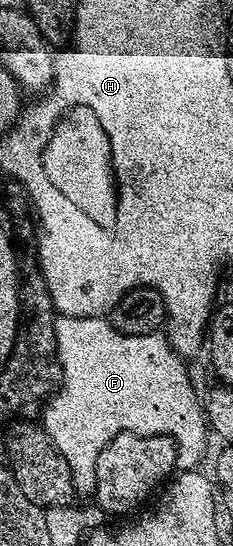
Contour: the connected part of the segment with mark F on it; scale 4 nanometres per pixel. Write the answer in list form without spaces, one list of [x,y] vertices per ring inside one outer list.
[[[111,329],[106,337],[100,333],[100,339],[100,345],[78,347],[88,357],[64,357],[64,373],[68,373],[64,393],[60,393],[56,401],[47,401],[42,410],[42,428],[62,458],[69,463],[77,494],[91,494],[95,490],[98,455],[119,433],[134,433],[138,437],[169,437],[176,445],[177,466],[184,471],[195,470],[200,456],[208,449],[210,430],[201,398],[196,398],[196,389],[188,378],[188,369],[184,366],[187,364],[172,348],[167,336],[151,333],[141,337],[123,337]]]

